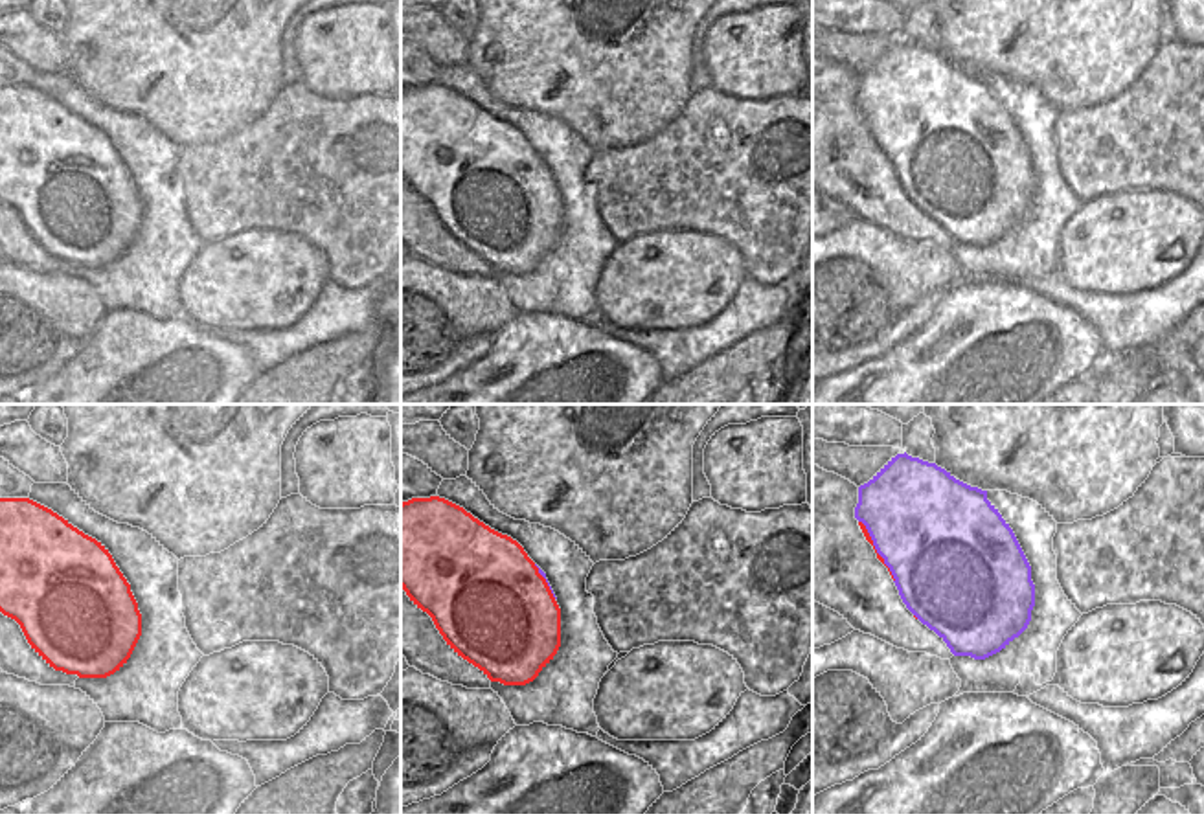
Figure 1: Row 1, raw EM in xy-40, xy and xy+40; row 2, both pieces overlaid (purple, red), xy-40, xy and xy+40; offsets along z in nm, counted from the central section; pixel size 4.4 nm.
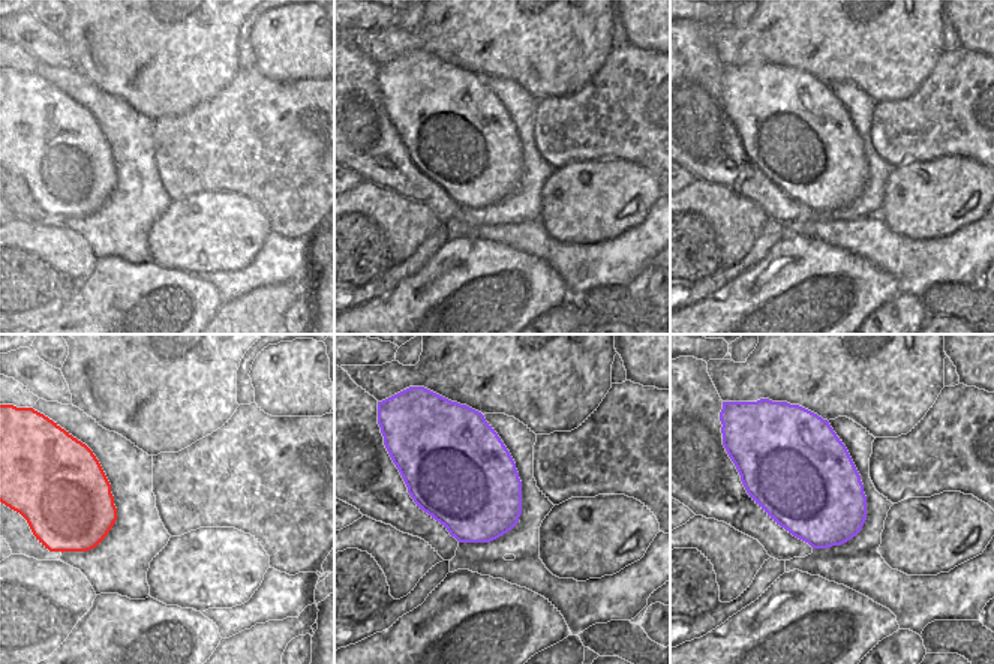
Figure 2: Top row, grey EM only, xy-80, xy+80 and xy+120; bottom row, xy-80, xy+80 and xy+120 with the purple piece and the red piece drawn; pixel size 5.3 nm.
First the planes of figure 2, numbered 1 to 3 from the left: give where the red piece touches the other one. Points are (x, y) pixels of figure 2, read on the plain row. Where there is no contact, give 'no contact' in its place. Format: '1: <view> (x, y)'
1: no contact
2: no contact
3: no contact

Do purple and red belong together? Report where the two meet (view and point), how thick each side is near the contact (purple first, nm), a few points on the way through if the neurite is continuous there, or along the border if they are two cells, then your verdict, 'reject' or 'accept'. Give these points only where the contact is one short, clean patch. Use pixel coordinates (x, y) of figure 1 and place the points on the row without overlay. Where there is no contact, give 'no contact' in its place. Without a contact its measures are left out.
meets purple in xy+40 at (877, 140); 480 nm thick on the purple side, 20 nm on the other; accept

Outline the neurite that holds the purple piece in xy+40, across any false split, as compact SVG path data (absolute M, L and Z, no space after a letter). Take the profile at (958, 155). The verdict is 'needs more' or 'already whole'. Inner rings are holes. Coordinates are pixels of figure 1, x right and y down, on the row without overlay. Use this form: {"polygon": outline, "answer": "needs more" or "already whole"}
{"polygon": "M904 40L858 75L855 107L877 147L888 156L906 197L934 219L954 244L985 248L1028 217L1035 195L1031 154L1013 118L987 88L987 79L971 75L936 51Z", "answer": "needs more"}

